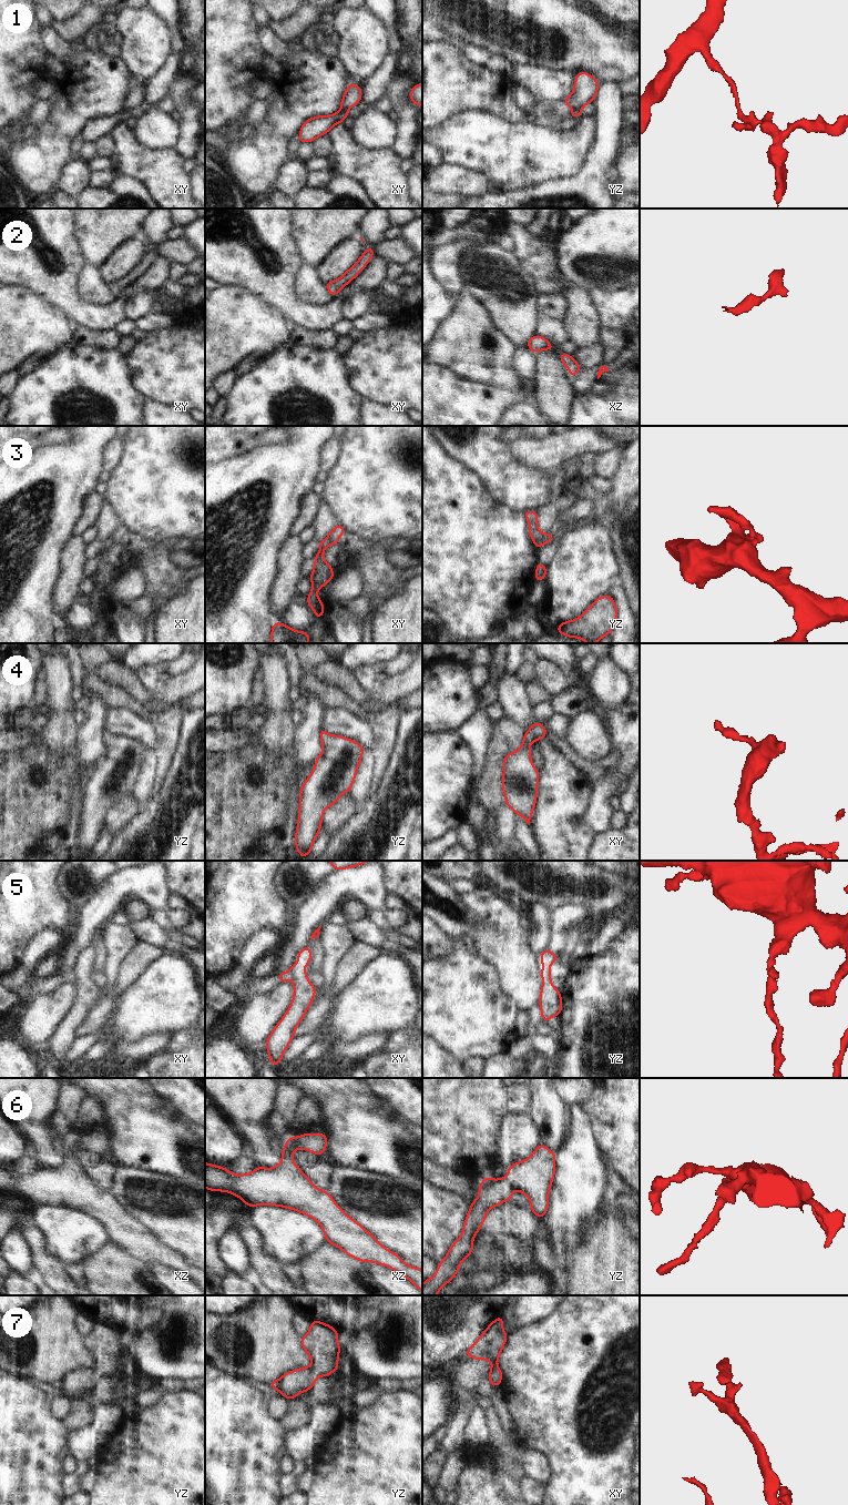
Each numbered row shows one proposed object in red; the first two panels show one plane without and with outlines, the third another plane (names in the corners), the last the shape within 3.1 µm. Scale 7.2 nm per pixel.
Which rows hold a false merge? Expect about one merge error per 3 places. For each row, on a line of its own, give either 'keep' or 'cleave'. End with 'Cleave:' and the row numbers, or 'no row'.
1: cleave
2: keep
3: cleave
4: keep
5: keep
6: keep
7: keep
Cleave: 1, 3

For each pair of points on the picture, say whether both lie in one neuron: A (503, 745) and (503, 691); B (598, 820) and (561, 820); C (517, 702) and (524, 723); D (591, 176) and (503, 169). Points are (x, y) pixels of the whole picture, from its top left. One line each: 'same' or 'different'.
A: different
B: different
C: same
D: different

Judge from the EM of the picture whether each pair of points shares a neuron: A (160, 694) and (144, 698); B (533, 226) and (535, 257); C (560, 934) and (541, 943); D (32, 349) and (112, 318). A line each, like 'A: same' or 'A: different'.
A: different
B: different
C: different
D: different

